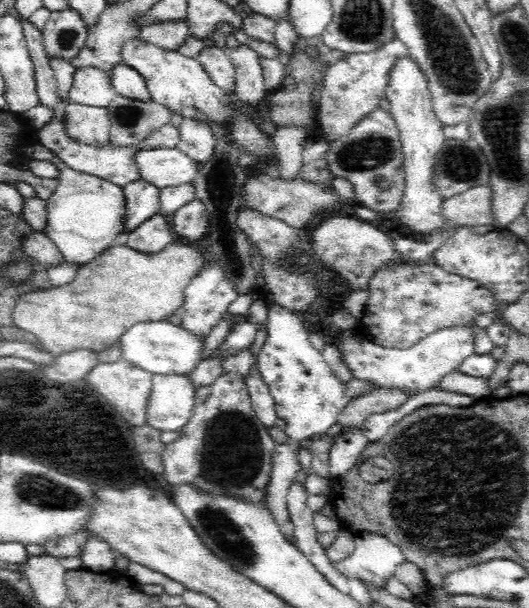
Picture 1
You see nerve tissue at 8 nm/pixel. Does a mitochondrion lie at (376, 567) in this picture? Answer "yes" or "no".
no

